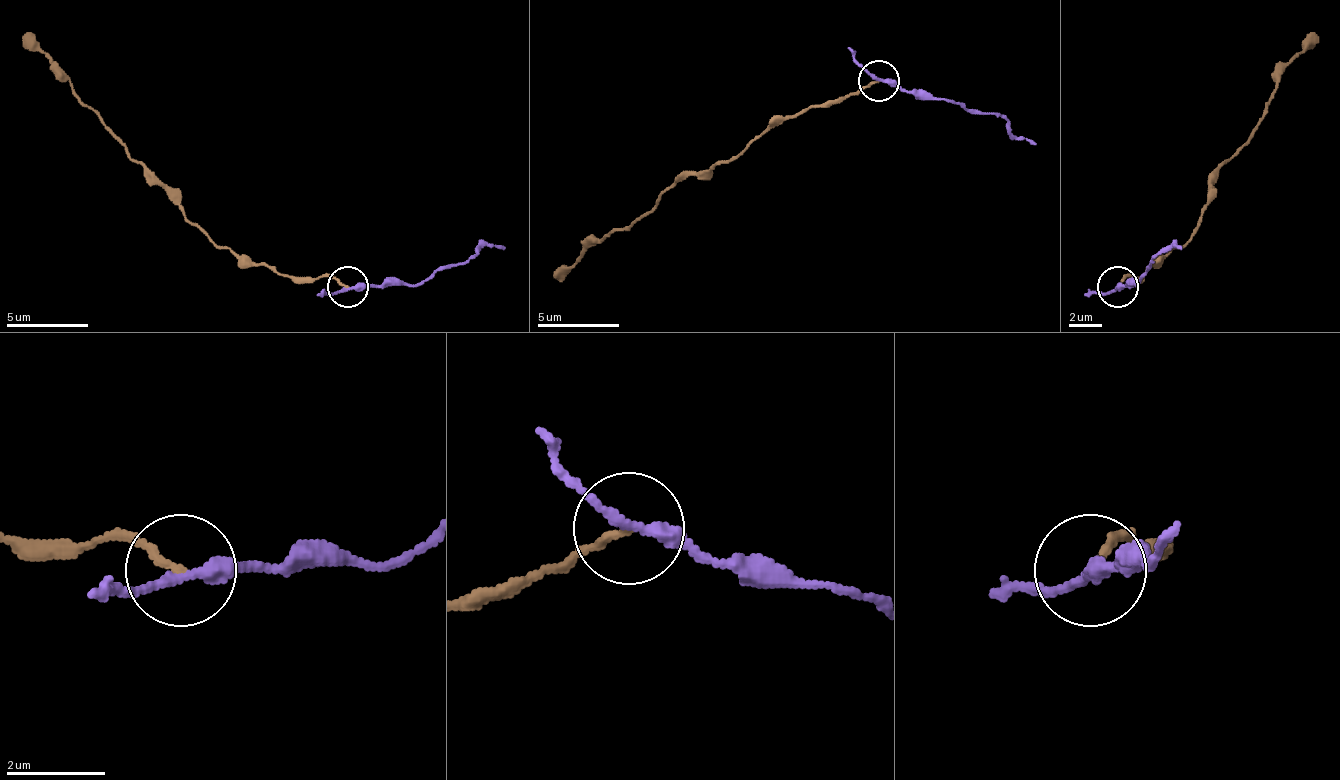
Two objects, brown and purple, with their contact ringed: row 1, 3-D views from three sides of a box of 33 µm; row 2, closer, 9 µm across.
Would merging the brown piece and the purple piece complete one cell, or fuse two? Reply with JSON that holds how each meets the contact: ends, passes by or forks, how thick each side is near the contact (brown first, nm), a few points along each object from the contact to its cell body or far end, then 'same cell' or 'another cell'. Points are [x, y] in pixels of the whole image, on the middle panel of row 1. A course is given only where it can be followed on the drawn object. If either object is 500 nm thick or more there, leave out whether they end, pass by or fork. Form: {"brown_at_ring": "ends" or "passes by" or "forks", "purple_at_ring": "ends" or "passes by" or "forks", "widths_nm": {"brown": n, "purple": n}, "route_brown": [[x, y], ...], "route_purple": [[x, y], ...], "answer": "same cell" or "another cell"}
{"brown_at_ring": "ends", "purple_at_ring": "passes by", "widths_nm": {"brown": 160, "purple": 240}, "route_brown": [[879, 79], [793, 116], [777, 116], [727, 161], [682, 174], [649, 211], [604, 240], [596, 240], [555, 276]], "route_purple": [[879, 79], [953, 100], [978, 112], [998, 112], [1015, 137], [1035, 145]], "answer": "another cell"}

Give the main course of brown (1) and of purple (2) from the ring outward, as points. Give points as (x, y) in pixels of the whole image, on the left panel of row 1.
1: (348, 288), (328, 275), (295, 280), (262, 263), (246, 263), (217, 247), (73, 91), (65, 74), (24, 33)
2: (348, 288), (422, 284), (447, 267), (467, 263), (484, 247), (504, 251)

